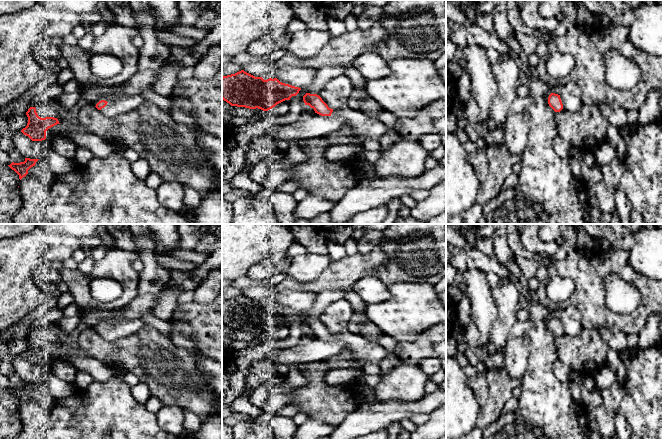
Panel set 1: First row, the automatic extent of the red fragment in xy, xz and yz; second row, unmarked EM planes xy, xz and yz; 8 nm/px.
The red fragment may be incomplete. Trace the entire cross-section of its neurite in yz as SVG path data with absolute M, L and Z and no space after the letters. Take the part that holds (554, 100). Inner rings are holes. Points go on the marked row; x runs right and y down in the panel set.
M551 93L548 97L548 104L555 112L560 112L563 109L563 104L558 94Z

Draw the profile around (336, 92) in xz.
M341 75L328 80L319 96L331 109L337 109L348 105L353 86L350 79Z

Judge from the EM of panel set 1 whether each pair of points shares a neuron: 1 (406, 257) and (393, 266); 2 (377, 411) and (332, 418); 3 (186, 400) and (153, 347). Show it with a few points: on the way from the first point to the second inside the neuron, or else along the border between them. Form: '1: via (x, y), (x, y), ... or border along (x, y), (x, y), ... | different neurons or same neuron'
1: via (403, 260), (396, 266) | same neuron
2: border along (358, 406), (334, 428) | different neurons
3: via (183, 387), (163, 367), (161, 360) | same neuron

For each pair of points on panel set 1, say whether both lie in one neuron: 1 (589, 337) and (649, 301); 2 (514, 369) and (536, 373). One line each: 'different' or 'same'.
1: different
2: different

